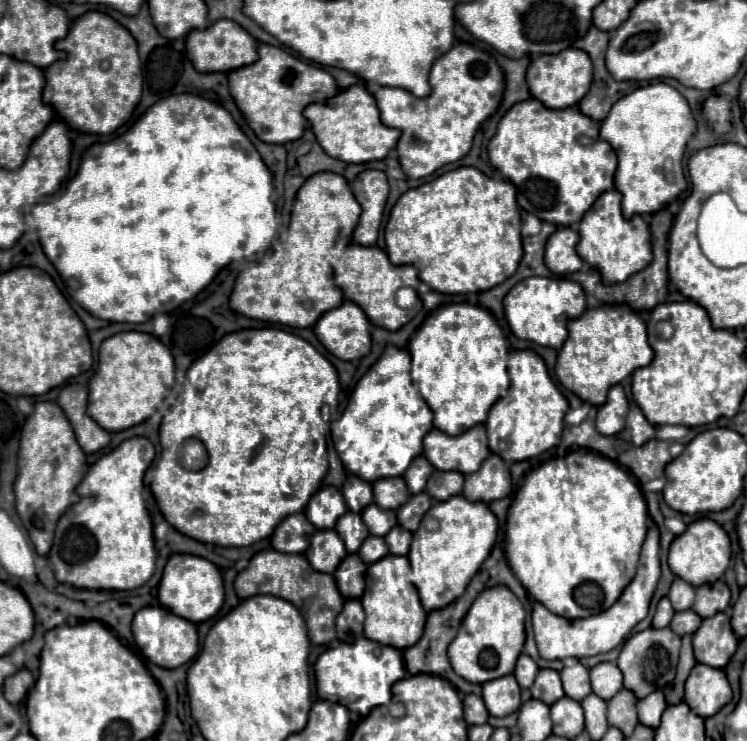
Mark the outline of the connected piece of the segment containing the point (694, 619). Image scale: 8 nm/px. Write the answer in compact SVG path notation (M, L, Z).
M693 610L675 612L673 622L671 622L671 630L673 630L675 634L679 634L679 636L693 634L699 626L701 626L701 616L697 616Z

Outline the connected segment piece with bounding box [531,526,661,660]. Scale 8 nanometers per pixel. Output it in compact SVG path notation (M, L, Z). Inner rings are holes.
M651 526L649 532L647 532L647 538L643 542L643 548L641 548L641 560L639 560L637 574L631 580L631 584L623 590L621 598L609 610L603 610L603 612L593 614L589 618L567 620L567 618L561 618L557 614L549 612L539 602L533 604L531 624L533 624L533 634L535 634L535 642L537 642L541 658L547 658L547 660L555 660L555 658L563 660L567 656L585 658L585 656L609 652L615 646L619 646L625 640L625 636L631 632L631 628L647 616L649 602L651 602L651 596L655 592L659 576L661 576L661 568L659 568L659 528Z

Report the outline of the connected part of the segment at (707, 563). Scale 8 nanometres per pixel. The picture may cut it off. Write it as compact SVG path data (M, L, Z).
M701 518L701 520L691 522L687 526L687 530L671 542L671 548L669 548L669 566L671 566L673 574L683 578L685 582L689 582L695 588L701 584L719 580L729 566L729 558L731 558L729 536L711 518Z

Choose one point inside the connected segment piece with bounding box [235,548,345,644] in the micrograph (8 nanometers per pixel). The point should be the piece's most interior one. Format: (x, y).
(289, 576)

